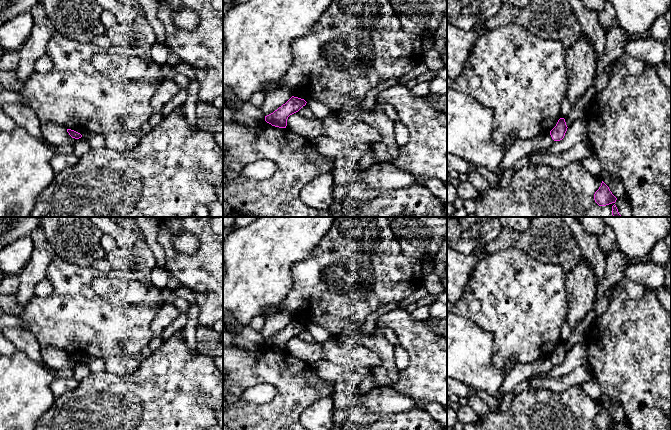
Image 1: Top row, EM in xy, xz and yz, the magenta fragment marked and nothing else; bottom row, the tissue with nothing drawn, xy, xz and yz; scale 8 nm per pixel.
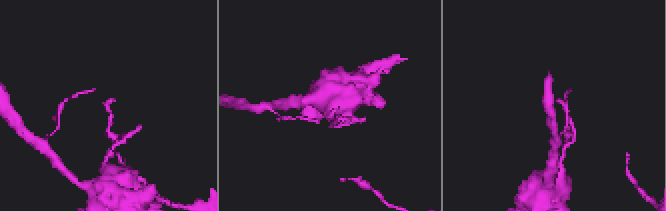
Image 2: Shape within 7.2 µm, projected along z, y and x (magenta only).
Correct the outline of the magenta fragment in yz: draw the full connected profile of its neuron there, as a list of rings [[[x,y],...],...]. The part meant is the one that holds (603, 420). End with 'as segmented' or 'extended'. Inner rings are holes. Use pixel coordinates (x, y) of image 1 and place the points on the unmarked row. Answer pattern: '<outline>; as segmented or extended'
[[[602,405],[601,410],[594,418],[594,424],[599,430],[615,427],[617,422],[612,418],[609,411]]]; as segmented

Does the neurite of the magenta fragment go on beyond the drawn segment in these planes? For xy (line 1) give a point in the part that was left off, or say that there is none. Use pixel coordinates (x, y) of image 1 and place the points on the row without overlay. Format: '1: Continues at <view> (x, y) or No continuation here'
1: No continuation here

